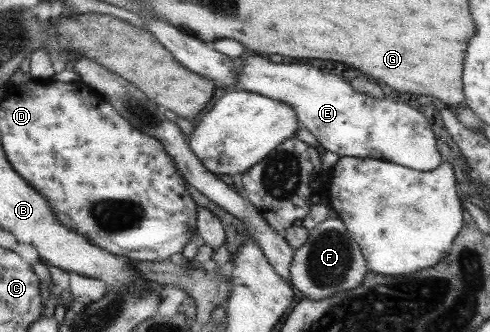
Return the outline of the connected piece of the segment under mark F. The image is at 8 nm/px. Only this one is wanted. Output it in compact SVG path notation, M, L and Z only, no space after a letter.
M337 216L327 217L309 230L306 242L300 248L293 250L288 283L294 290L298 290L302 294L302 298L320 300L338 291L351 290L358 286L368 271L365 264L357 242L354 242L343 222Z

